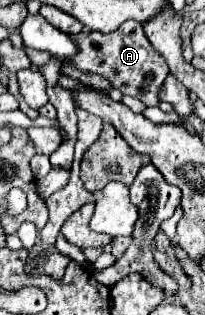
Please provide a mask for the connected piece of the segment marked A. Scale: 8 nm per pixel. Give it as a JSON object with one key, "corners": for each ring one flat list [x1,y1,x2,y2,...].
{"corners":[[127,20,127,24,123,24,119,30,109,34,91,32,83,40,77,40,77,44,79,44,79,56,71,60,77,68,81,68,83,72,105,76,113,84,113,88,121,90,123,94,139,98,147,106,159,104,155,92,159,90,159,84,163,84,165,76,169,74,169,68,163,56,159,56,157,50,147,40,143,26,137,20]]}

